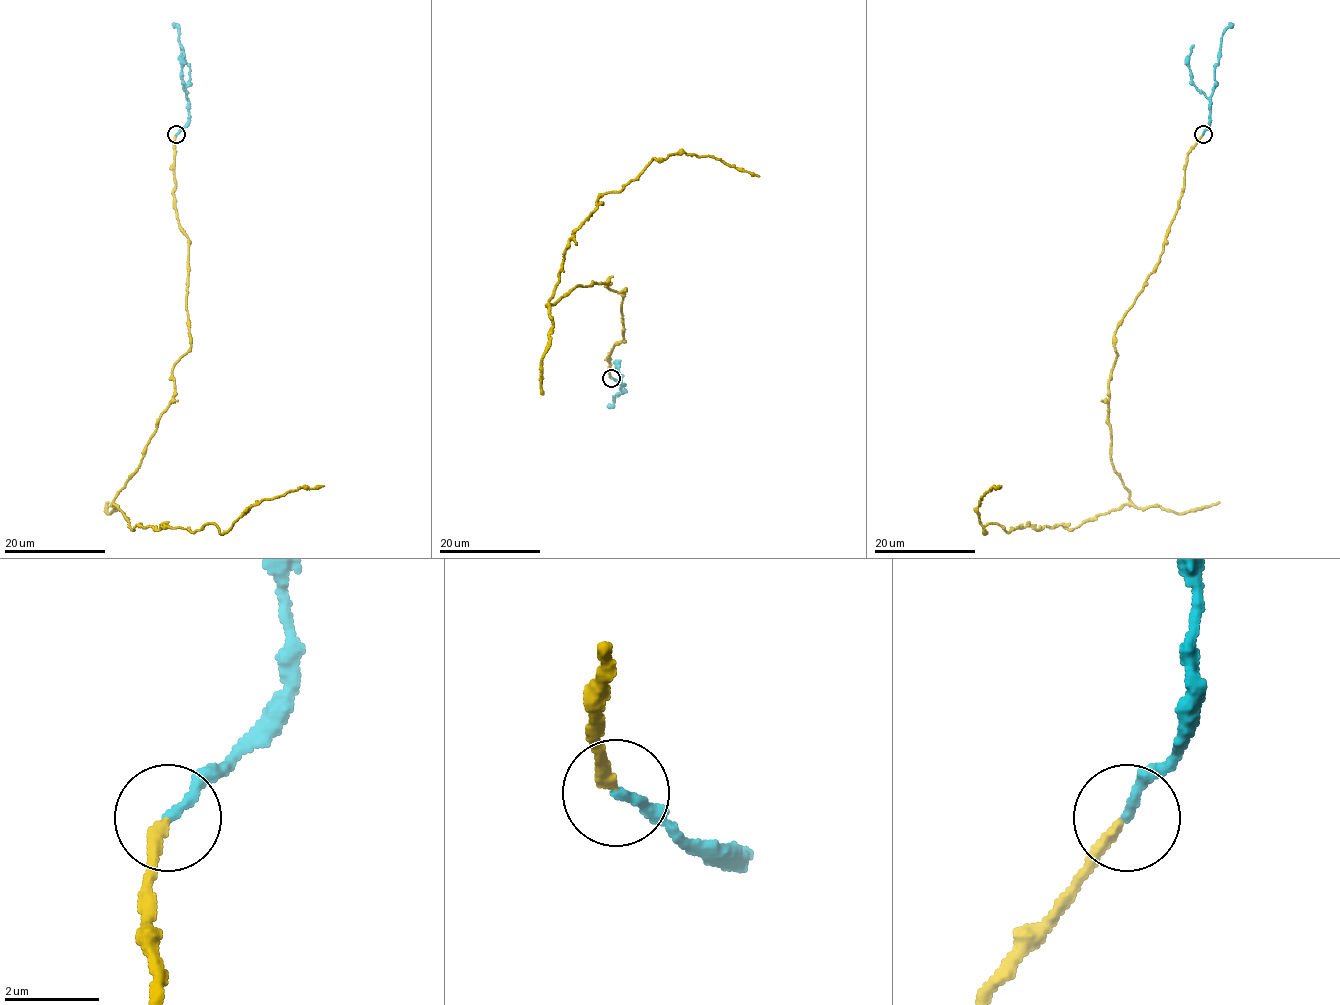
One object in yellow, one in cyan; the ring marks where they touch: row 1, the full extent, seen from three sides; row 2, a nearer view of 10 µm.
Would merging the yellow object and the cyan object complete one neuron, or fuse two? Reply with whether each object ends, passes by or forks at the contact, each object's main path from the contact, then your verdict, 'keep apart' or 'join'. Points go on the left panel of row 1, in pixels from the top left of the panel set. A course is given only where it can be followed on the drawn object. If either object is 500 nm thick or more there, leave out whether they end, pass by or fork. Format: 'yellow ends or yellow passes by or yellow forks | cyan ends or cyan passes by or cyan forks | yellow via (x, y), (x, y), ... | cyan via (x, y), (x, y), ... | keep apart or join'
yellow ends | cyan ends | yellow via (176, 134), (191, 347), (113, 502), (132, 529), (215, 524), (221, 534), (265, 499), (324, 486) | cyan via (176, 134), (188, 120), (186, 91), (190, 65), (186, 62), (178, 27), (172, 23) | join

